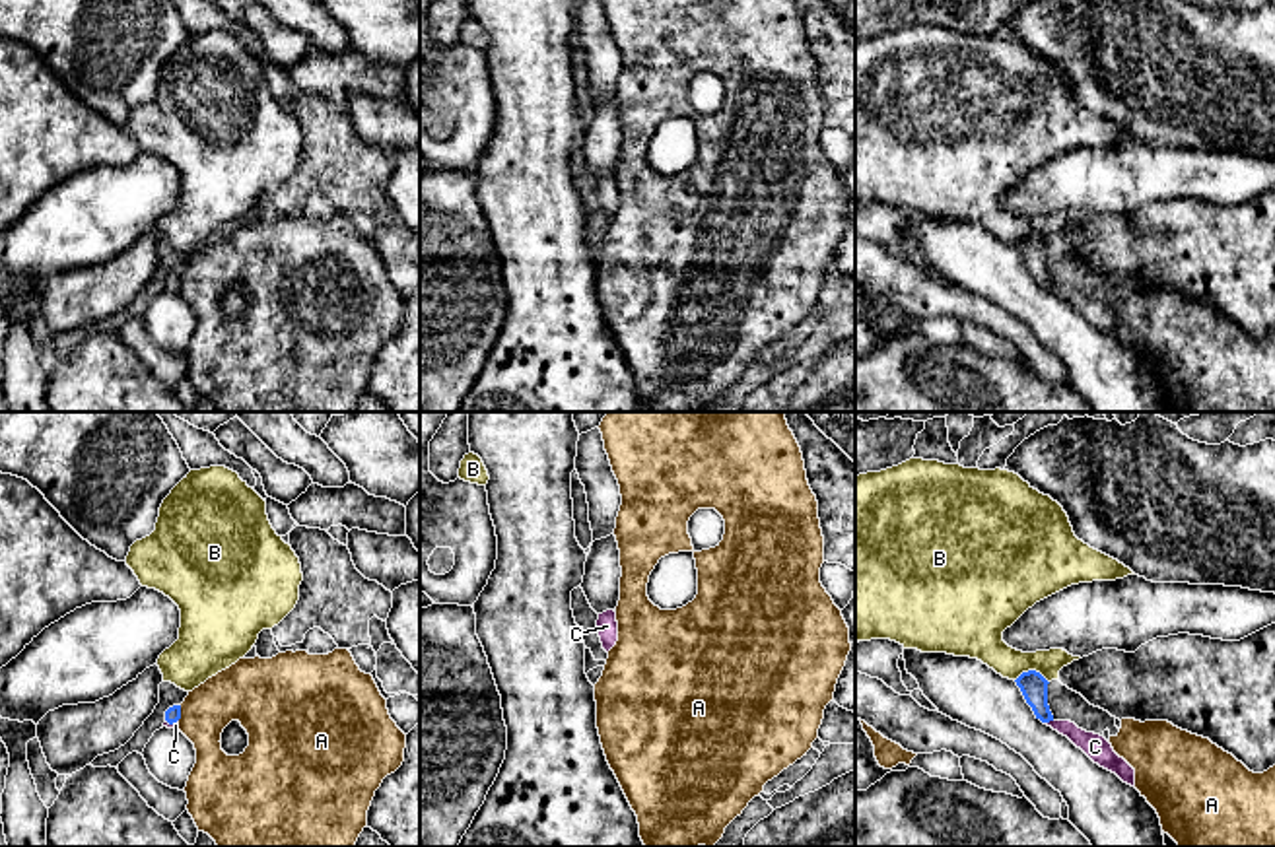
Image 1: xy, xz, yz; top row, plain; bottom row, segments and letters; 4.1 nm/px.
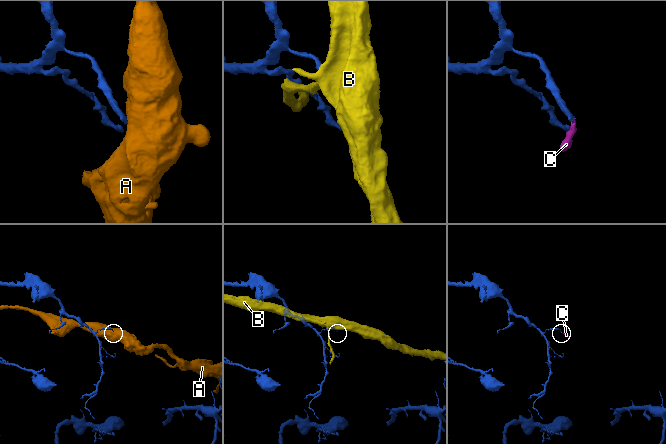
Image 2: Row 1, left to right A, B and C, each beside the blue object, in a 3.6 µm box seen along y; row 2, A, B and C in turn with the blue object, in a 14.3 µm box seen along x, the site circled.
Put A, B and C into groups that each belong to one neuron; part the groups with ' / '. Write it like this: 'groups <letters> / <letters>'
groups A / B / C

